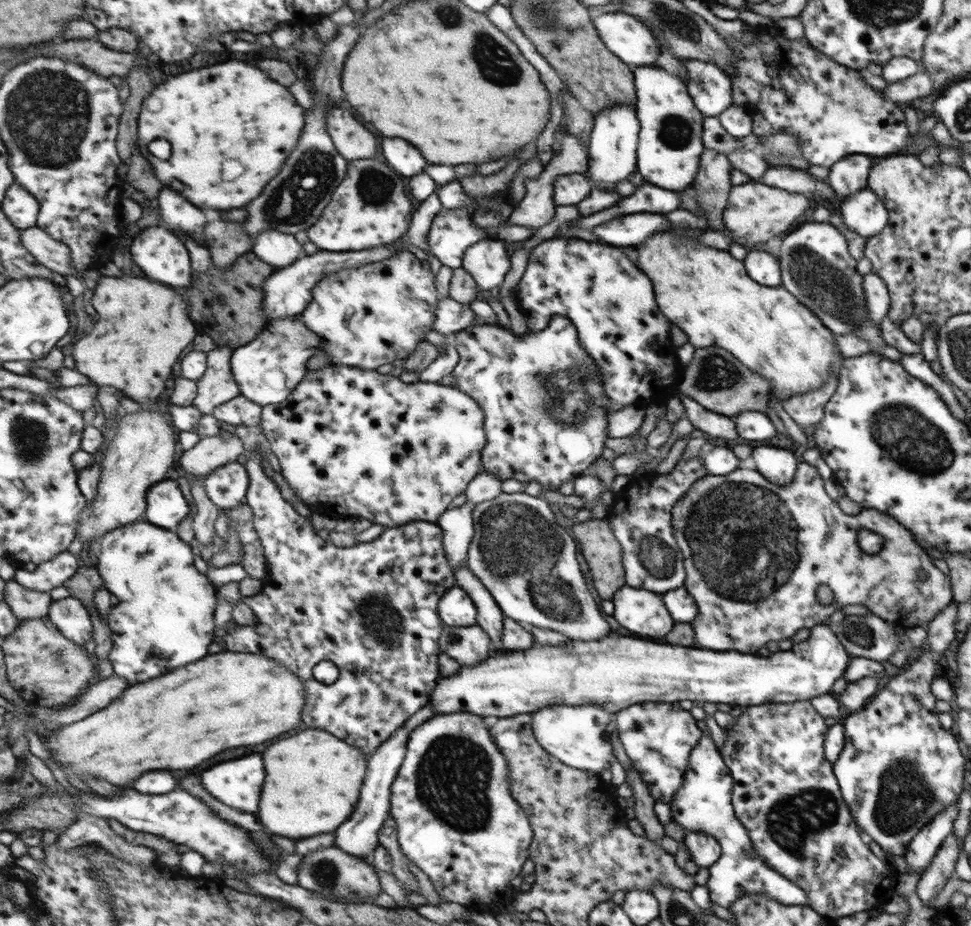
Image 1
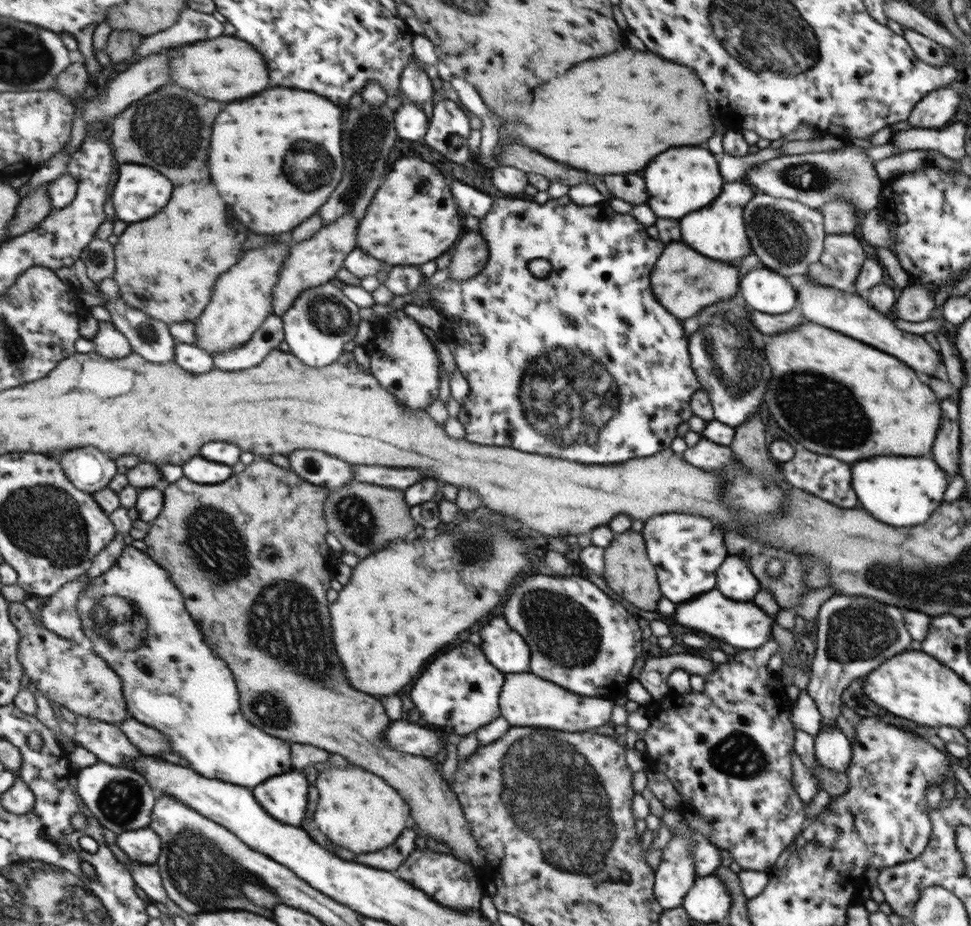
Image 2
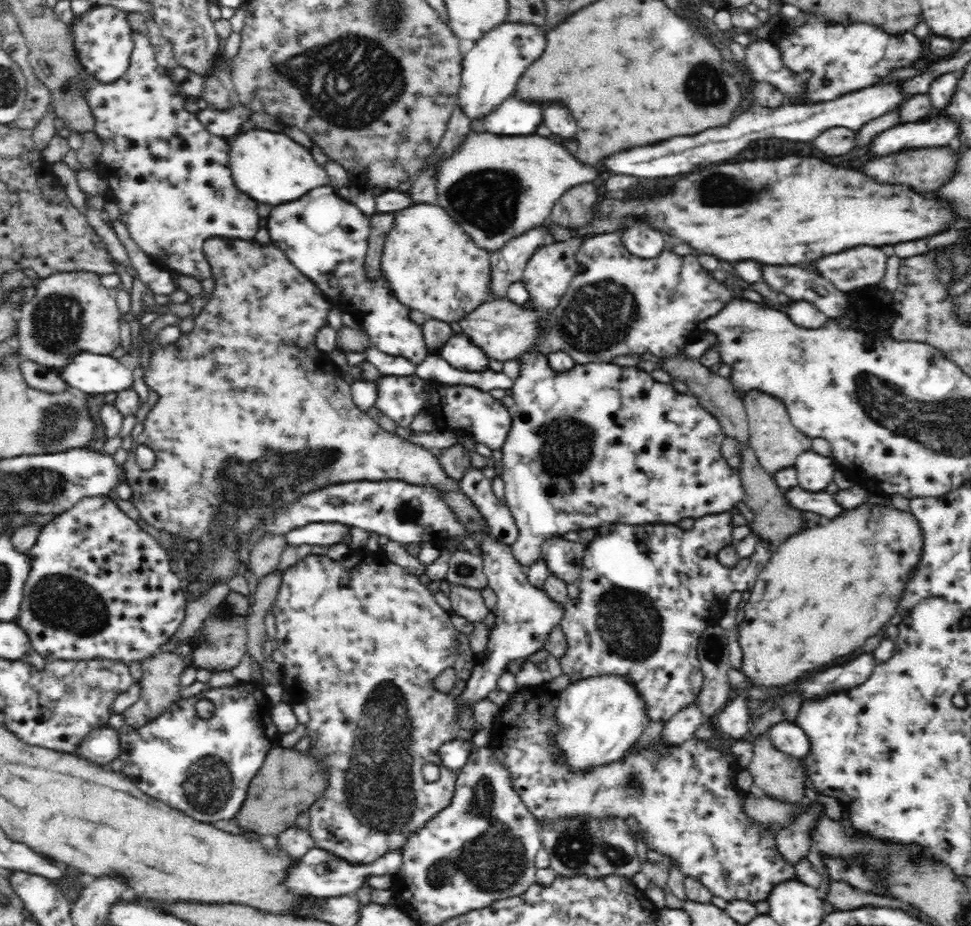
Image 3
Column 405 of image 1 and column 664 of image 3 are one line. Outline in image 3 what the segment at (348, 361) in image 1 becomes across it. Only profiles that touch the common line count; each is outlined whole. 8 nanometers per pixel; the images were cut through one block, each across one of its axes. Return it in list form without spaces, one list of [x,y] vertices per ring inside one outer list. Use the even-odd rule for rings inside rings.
[[[599,234],[590,236],[584,240],[584,244],[577,244],[576,247],[580,249],[580,252],[575,253],[575,261],[577,262],[577,273],[570,281],[569,288],[562,295],[561,301],[556,306],[553,306],[548,313],[540,313],[538,309],[527,305],[519,305],[508,297],[496,297],[492,298],[488,302],[484,302],[482,306],[476,307],[470,314],[466,314],[459,320],[462,328],[464,328],[468,340],[478,345],[482,352],[488,354],[490,358],[499,360],[500,362],[508,362],[508,360],[517,360],[520,355],[527,353],[528,351],[542,351],[542,353],[552,354],[552,352],[565,352],[572,358],[577,365],[586,365],[593,363],[608,363],[614,356],[624,356],[624,354],[638,354],[638,352],[652,352],[656,356],[672,356],[680,349],[684,348],[682,344],[686,342],[686,336],[698,326],[698,322],[713,317],[721,312],[726,305],[732,300],[737,300],[741,296],[741,292],[736,291],[736,297],[734,298],[732,291],[729,291],[725,282],[717,281],[711,271],[705,269],[698,260],[696,255],[678,256],[672,253],[672,251],[662,251],[656,258],[646,259],[638,258],[638,256],[632,254],[622,244],[619,234]]]

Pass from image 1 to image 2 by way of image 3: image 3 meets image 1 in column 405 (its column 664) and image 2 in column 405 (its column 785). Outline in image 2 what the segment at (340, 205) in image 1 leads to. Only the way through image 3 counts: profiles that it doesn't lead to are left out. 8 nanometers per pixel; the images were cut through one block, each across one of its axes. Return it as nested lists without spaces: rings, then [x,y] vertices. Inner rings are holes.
[[[399,158],[358,222],[356,246],[391,267],[419,266],[436,259],[457,240],[461,230],[451,194],[435,166],[419,158]],[[415,202],[423,208],[415,208]]]

